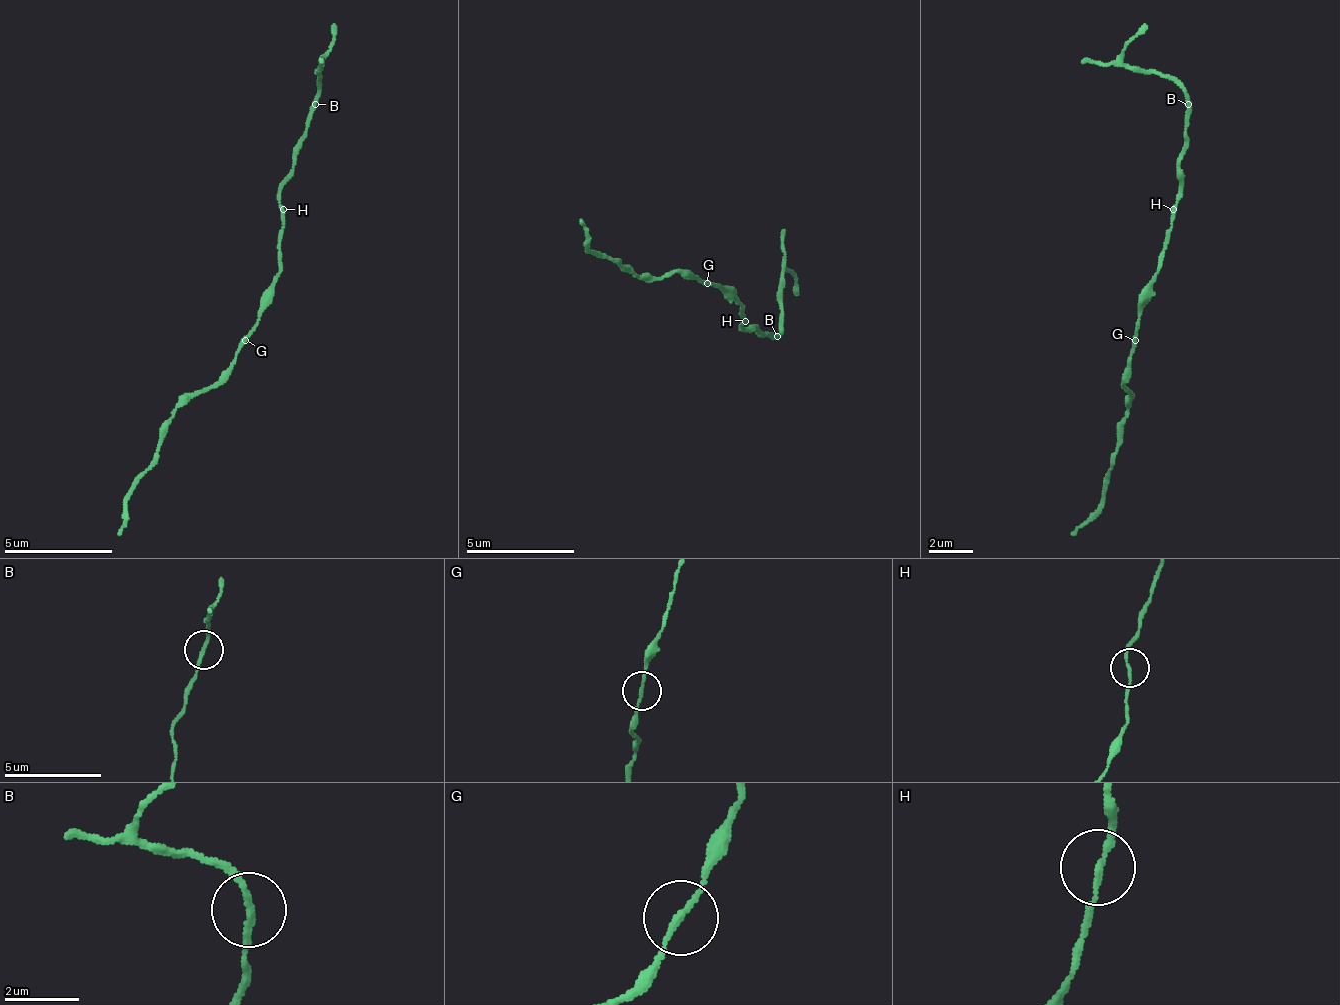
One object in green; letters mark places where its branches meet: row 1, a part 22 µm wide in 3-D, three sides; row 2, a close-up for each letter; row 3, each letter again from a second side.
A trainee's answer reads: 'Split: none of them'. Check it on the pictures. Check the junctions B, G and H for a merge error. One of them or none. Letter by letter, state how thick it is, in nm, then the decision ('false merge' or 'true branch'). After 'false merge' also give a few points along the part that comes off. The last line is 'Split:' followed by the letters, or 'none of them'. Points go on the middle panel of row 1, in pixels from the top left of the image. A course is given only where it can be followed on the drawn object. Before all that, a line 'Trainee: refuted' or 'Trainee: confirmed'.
Trainee: refuted
B: 160 nm | false merge | (778, 337), (789, 272), (800, 293)
G: 150 nm | true branch
H: 160 nm | true branch
Split: B

